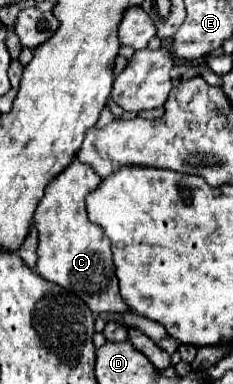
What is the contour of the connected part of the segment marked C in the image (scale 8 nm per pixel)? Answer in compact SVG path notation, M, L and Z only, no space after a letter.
M74 159L70 167L46 187L46 195L34 215L34 225L38 229L38 263L34 269L44 279L76 293L94 313L124 313L128 305L118 291L110 239L104 235L102 227L88 219L84 205L86 195L98 189L100 183L100 175L94 175L88 165Z

